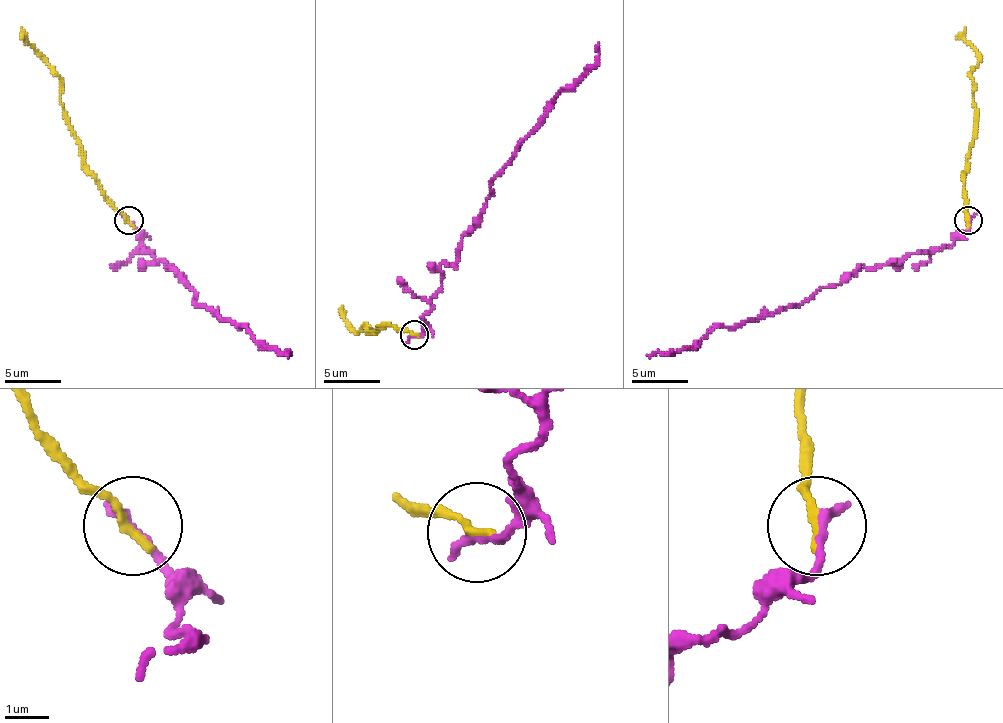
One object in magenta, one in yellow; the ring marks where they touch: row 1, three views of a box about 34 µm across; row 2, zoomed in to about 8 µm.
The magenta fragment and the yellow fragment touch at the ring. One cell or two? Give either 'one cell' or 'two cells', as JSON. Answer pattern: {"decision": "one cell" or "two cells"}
{"decision": "two cells"}

